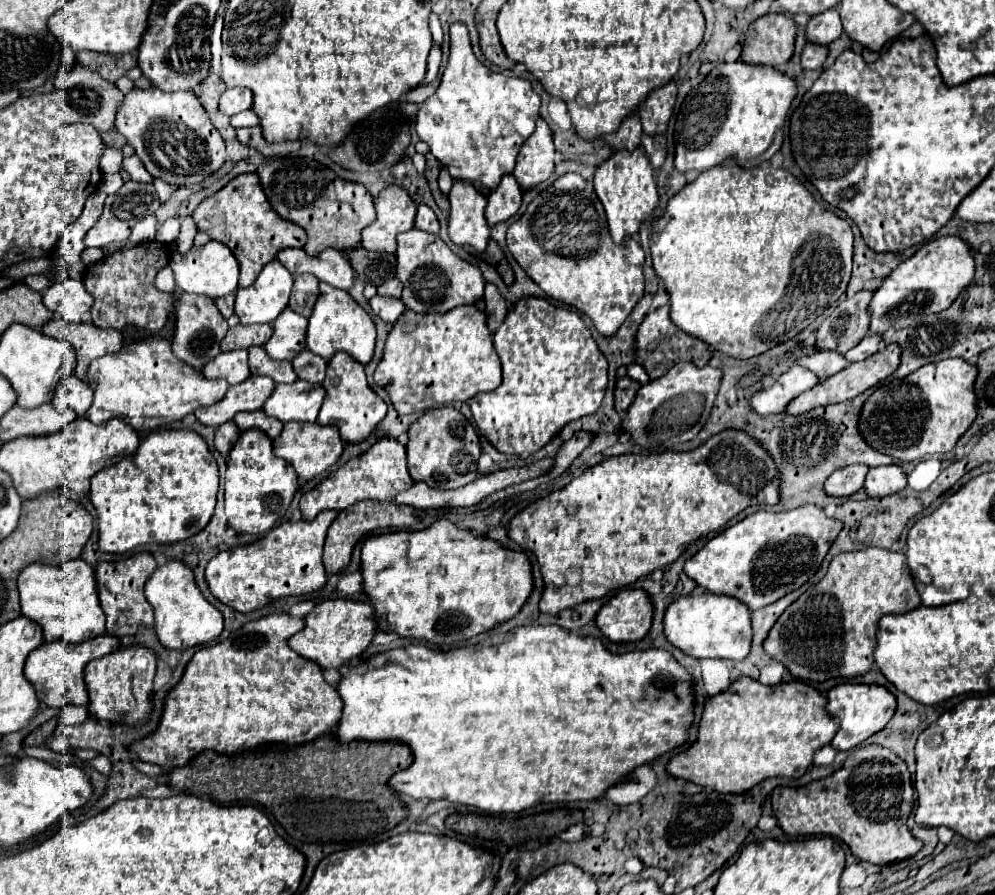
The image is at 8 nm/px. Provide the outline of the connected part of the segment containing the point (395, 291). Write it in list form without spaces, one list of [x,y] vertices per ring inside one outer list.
[[[389,278],[385,280],[379,288],[377,288],[377,294],[387,294],[387,296],[395,296],[395,298],[401,298],[401,282],[397,278]]]

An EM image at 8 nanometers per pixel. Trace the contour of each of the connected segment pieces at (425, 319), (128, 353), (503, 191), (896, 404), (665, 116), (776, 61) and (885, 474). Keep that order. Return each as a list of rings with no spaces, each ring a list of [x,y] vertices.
[[[473,304],[457,306],[457,310],[449,310],[445,314],[417,314],[413,310],[405,310],[387,334],[383,358],[373,378],[377,386],[381,386],[389,394],[391,404],[399,414],[425,412],[457,400],[467,402],[479,392],[495,390],[501,384],[501,362],[497,358],[497,352],[493,350],[485,312],[481,312]]]
[[[145,338],[123,346],[115,354],[95,358],[87,370],[87,382],[95,392],[87,418],[93,424],[121,418],[137,432],[167,426],[195,412],[199,406],[211,406],[219,402],[229,388],[225,380],[207,380],[199,370],[181,362],[165,338]]]
[[[505,174],[497,188],[491,190],[487,196],[487,208],[485,208],[485,220],[489,226],[509,220],[521,206],[521,186],[513,178],[513,174]]]
[[[963,358],[931,362],[903,380],[883,382],[865,400],[859,432],[865,442],[899,462],[913,462],[925,454],[947,454],[977,416],[973,382],[977,368]]]
[[[671,80],[669,84],[655,88],[645,102],[639,104],[639,116],[643,122],[643,130],[645,134],[661,134],[667,128],[667,122],[671,118],[673,112],[673,104],[675,104],[675,96],[677,96],[677,84],[675,80]]]
[[[773,14],[757,18],[741,40],[741,60],[747,64],[781,66],[795,48],[795,22],[791,16]]]
[[[889,464],[889,466],[877,466],[871,468],[867,478],[865,478],[865,492],[873,498],[889,496],[907,486],[907,474],[901,470],[899,464]]]

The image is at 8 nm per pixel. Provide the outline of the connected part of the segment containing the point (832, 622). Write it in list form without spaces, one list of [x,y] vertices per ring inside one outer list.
[[[865,548],[837,554],[827,574],[809,586],[773,624],[763,650],[803,682],[855,678],[873,668],[877,622],[885,614],[905,614],[921,606],[903,552]]]

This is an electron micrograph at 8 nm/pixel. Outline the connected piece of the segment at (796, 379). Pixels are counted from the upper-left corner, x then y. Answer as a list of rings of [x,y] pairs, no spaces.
[[[791,366],[787,372],[783,372],[777,382],[761,392],[755,392],[749,400],[751,408],[761,414],[761,416],[769,416],[769,414],[781,414],[785,412],[785,406],[797,398],[797,394],[813,388],[821,378],[817,378],[815,374],[809,374],[809,370],[801,370],[801,366]]]

